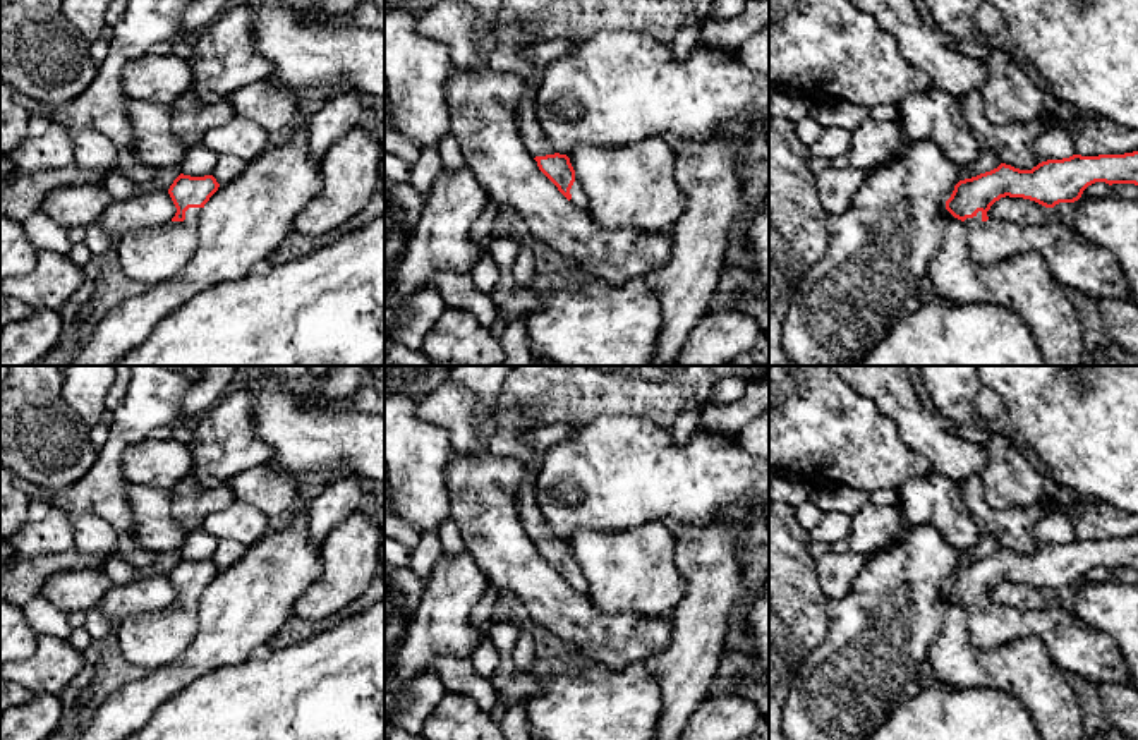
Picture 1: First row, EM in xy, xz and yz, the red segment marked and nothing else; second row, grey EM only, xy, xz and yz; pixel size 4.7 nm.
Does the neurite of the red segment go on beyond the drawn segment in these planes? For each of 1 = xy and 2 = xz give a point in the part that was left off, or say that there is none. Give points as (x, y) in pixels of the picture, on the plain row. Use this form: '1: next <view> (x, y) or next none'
1: next xy (153, 639)
2: next xz (510, 423)

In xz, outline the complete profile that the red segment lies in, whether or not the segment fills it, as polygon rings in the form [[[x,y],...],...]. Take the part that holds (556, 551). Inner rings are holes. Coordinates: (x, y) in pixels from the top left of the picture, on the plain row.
[[[499,409],[496,415],[496,433],[486,452],[494,457],[511,457],[524,464],[525,476],[517,489],[517,508],[525,534],[534,541],[539,555],[573,591],[587,594],[589,582],[582,568],[575,563],[570,543],[551,532],[536,496],[536,481],[542,467],[544,452],[525,445],[522,434],[539,424],[536,412],[530,409]]]

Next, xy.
[[[180,558],[168,573],[177,592],[175,601],[166,610],[141,613],[117,625],[124,658],[148,670],[175,661],[197,632],[201,596],[218,572],[213,560]]]

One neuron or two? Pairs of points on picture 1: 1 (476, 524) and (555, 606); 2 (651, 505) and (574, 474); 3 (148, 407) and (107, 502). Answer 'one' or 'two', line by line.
1: one
2: one
3: one

